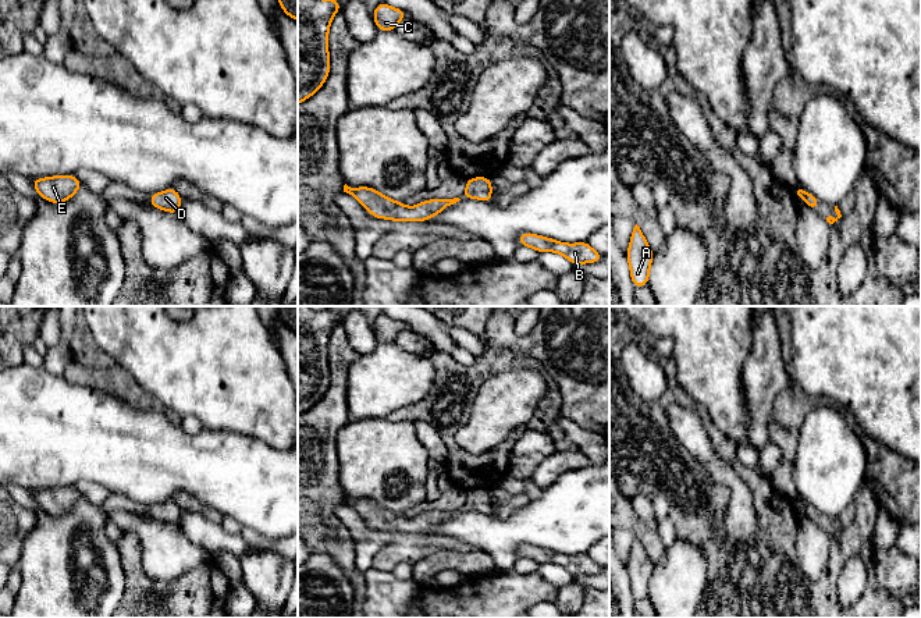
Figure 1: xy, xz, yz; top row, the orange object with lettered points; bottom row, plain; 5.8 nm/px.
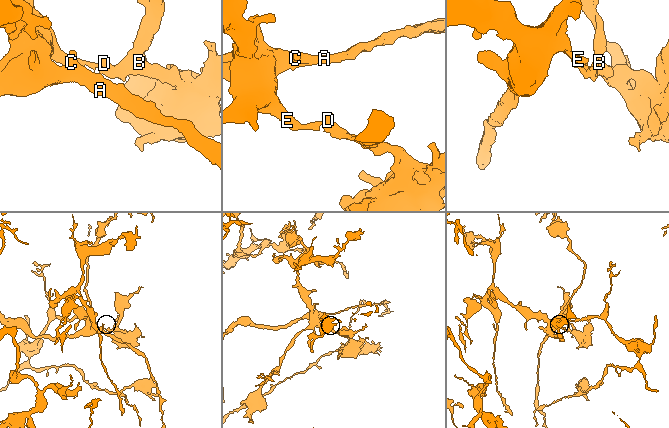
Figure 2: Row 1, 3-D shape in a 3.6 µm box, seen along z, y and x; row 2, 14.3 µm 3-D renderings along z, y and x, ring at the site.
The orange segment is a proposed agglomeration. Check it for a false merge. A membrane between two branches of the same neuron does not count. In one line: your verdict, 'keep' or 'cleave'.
keep

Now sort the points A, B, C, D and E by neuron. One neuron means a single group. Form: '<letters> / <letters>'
A B C D E

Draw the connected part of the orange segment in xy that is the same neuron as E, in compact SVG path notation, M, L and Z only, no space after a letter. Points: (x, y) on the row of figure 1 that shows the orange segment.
M56 175L31 180L36 192L51 203L65 203L81 188L75 175Z

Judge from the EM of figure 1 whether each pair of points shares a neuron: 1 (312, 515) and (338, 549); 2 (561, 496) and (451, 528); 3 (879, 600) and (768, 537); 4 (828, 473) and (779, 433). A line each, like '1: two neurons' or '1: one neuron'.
1: one neuron
2: one neuron
3: one neuron
4: two neurons

